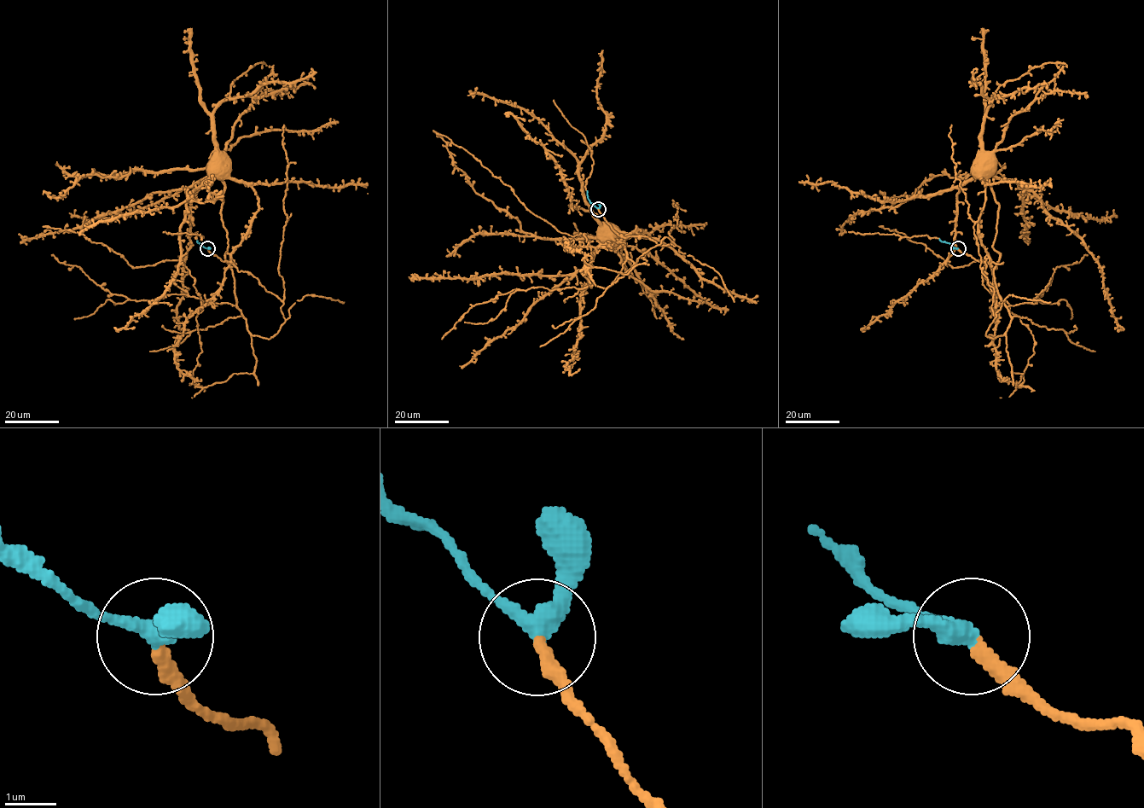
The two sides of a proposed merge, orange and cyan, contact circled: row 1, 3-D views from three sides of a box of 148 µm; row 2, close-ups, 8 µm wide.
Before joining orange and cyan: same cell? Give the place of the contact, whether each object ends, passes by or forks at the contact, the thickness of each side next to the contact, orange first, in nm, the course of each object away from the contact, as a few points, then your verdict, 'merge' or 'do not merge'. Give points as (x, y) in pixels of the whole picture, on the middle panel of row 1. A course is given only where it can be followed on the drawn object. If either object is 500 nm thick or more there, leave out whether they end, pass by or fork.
(598, 209) | orange ends | cyan passes by | 260/320 nm | orange via (598, 210), (621, 238), (636, 229), (648, 236), (622, 234), (612, 227), (607, 230) | cyan via (598, 209), (590, 201), (587, 190) | merge

